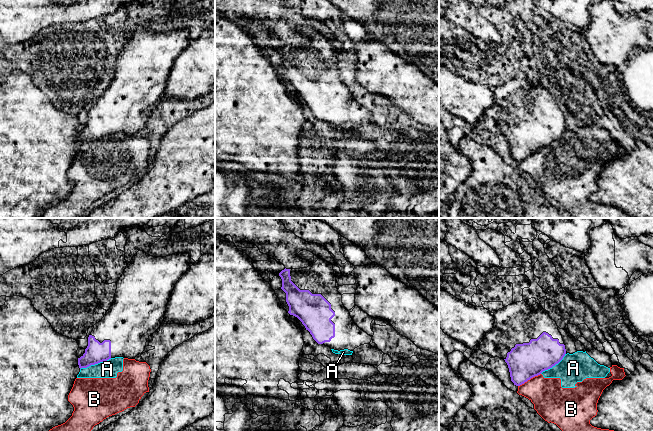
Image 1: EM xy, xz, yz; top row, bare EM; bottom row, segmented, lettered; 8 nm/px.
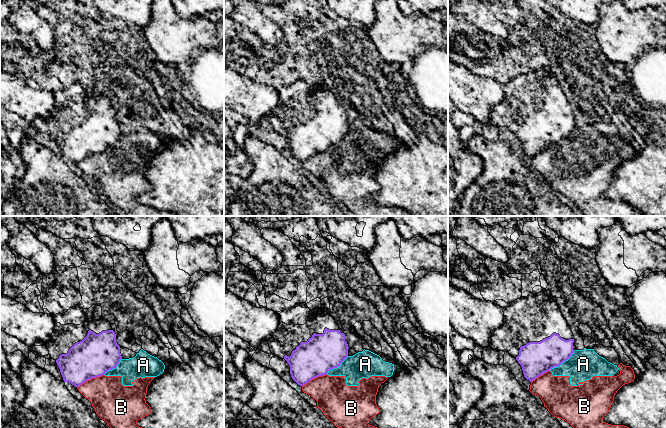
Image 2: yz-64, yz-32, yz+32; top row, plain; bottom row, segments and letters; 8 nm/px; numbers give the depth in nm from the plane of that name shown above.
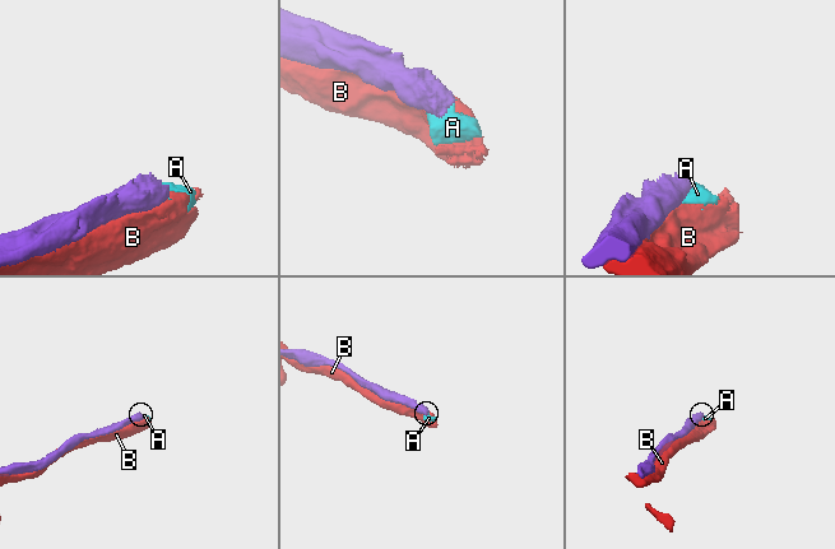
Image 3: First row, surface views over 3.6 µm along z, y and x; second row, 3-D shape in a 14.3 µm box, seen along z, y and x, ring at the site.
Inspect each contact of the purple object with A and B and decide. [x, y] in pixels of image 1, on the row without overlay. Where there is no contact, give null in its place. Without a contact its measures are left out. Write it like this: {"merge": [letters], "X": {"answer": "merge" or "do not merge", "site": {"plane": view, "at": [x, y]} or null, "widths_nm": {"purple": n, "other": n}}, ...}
{"merge": [], "A": {"answer": "do not merge", "site": {"plane": "xy", "at": [95, 139]}, "widths_nm": {"purple": 170, "other": 140}}, "B": {"answer": "do not merge", "site": {"plane": "yz", "at": [529, 155]}, "widths_nm": {"purple": 280, "other": 280}}}

